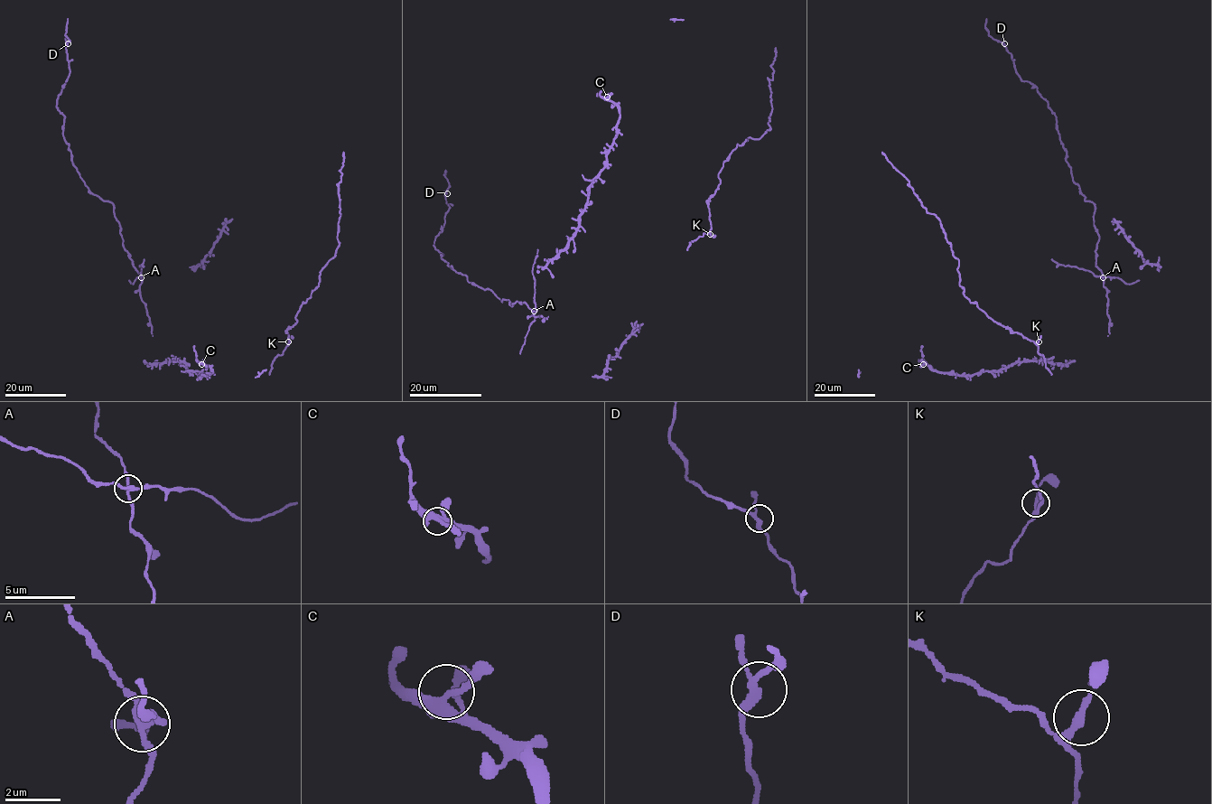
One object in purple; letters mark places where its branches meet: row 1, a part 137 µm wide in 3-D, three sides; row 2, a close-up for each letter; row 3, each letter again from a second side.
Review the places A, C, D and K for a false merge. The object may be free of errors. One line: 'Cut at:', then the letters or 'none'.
Cut at: A

